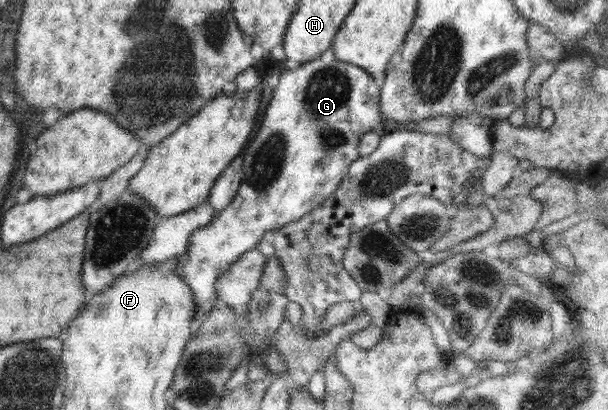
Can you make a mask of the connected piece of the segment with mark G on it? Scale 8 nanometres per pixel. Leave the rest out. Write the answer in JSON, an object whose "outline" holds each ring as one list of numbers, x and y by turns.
{"outline":[[332,48,322,54,322,58,319,56,316,60,312,60,307,63,301,63,299,67,295,69,288,69,284,71,278,79,278,84,273,88,272,98,266,107,266,110,261,114,260,121,258,122,258,128,253,134,250,141,246,144,246,147,242,151,243,153,243,165,242,170,244,173,243,181,240,183,236,196,232,199,232,202,221,211,218,211,213,219,201,229,196,229,189,238,188,245,188,260,184,262,180,261,176,264,176,273,180,274,180,277,184,279,184,282,188,283,188,287,194,293,193,302,195,302,195,310,201,310,202,304,207,300,216,301,216,281,220,279,222,274,228,271,228,267,240,258,240,255,256,249,257,244,267,235,271,235,281,226,288,224,289,222,298,222,304,215,308,214,311,210,314,210,321,202,324,202,325,198,328,198,337,188,342,179,347,175,350,164,360,156,358,145,360,137,365,132,376,130,376,128,382,128,384,124,383,114,381,113,381,106,379,103,381,87,375,83,373,75,365,70,362,70,355,64,344,62,336,59,336,53,332,51]]}

